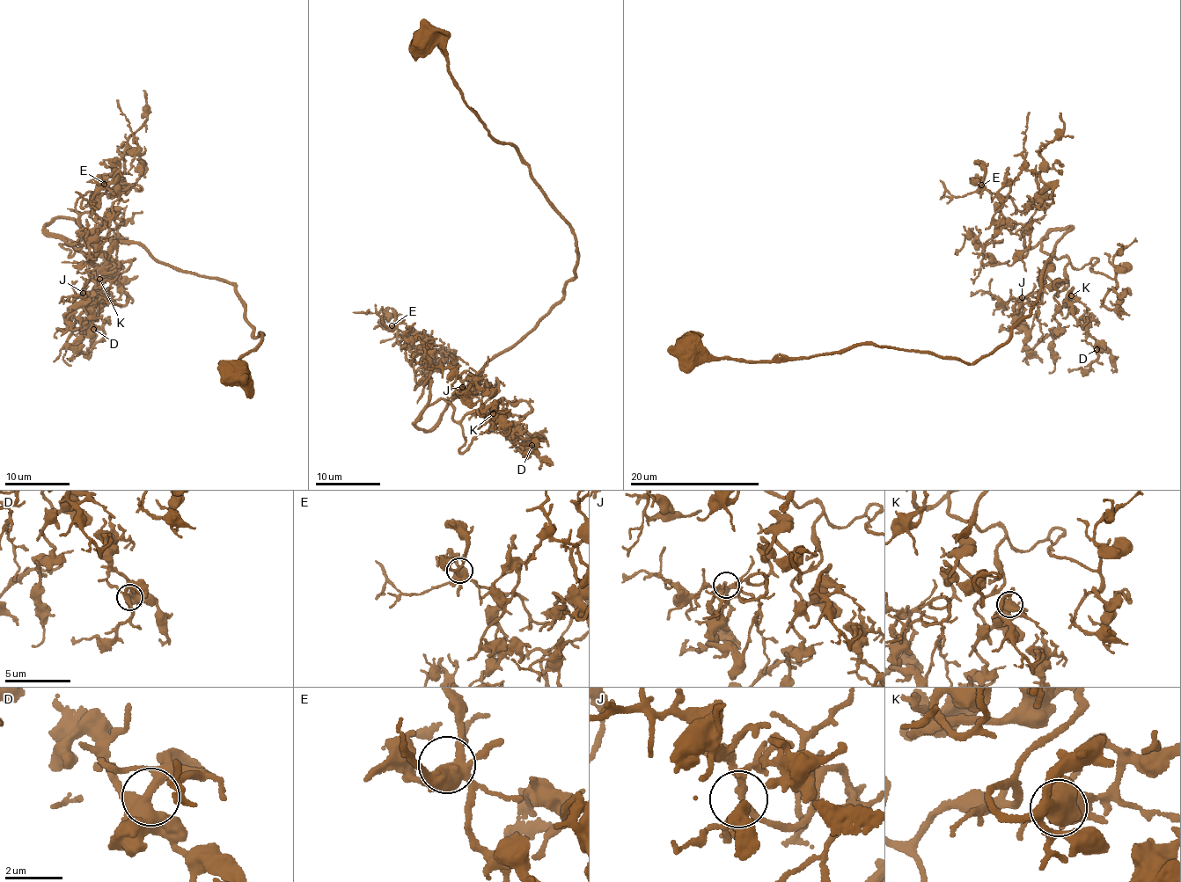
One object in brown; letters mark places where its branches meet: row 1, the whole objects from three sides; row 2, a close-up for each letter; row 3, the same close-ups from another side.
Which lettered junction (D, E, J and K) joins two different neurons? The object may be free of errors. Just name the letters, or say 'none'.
none

